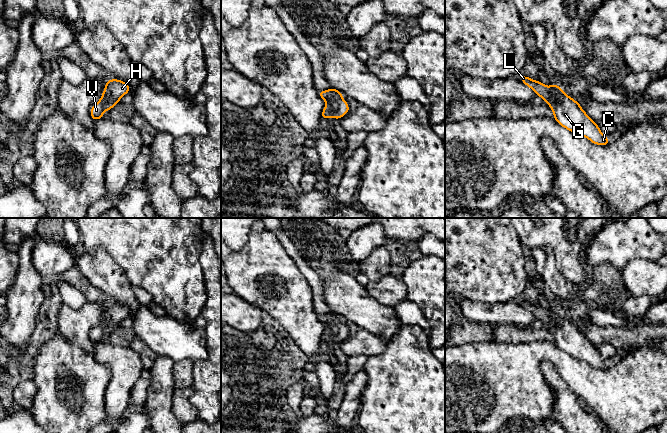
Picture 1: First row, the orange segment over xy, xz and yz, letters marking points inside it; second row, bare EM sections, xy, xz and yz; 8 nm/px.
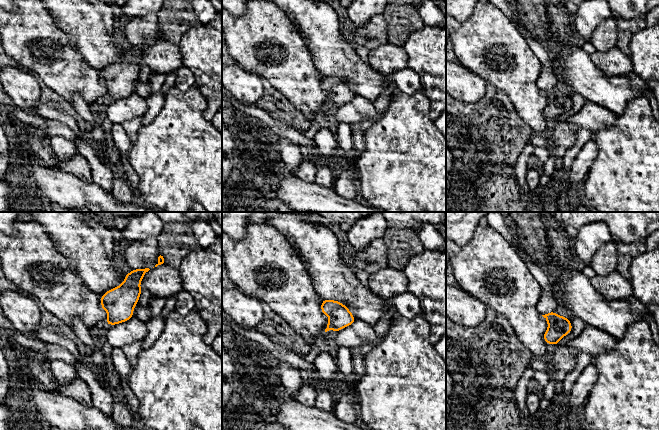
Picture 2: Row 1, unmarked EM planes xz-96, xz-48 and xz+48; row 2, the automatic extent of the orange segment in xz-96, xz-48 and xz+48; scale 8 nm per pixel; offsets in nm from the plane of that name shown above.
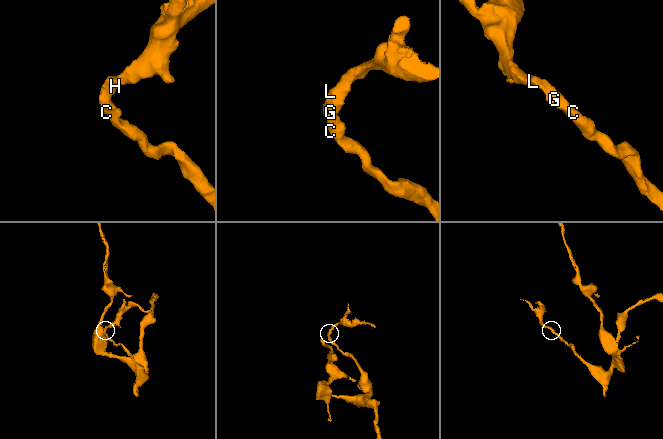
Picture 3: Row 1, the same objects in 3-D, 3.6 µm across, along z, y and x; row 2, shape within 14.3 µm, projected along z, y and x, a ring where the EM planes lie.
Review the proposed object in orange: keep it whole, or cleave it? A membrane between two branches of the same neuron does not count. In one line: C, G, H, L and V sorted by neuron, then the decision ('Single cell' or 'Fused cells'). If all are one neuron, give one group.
Groups: C G H L V. Single cell

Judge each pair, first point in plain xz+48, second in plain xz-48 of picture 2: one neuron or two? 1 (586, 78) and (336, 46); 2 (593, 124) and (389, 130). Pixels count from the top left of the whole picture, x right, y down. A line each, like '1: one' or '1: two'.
1: one
2: two

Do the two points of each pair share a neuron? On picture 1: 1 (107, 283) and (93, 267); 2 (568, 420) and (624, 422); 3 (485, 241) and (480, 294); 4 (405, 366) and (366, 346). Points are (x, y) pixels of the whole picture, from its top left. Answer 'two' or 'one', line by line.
1: one
2: two
3: one
4: two

